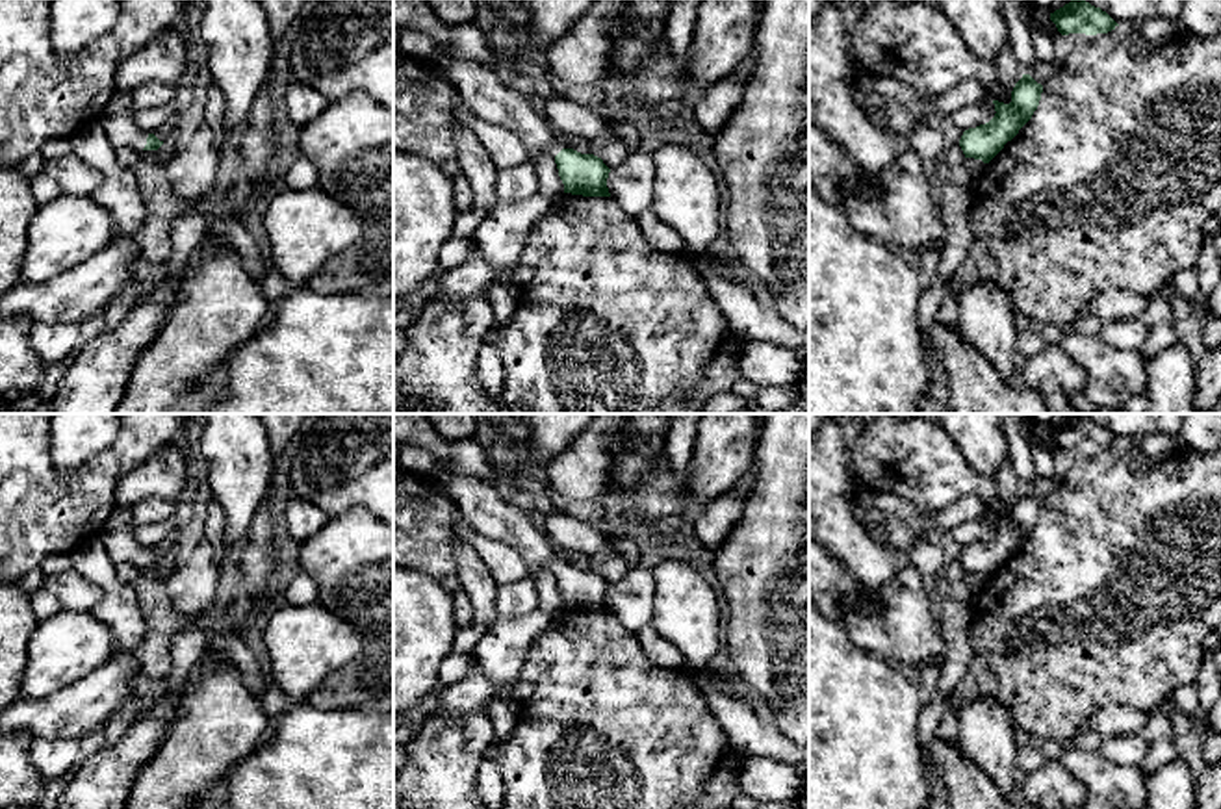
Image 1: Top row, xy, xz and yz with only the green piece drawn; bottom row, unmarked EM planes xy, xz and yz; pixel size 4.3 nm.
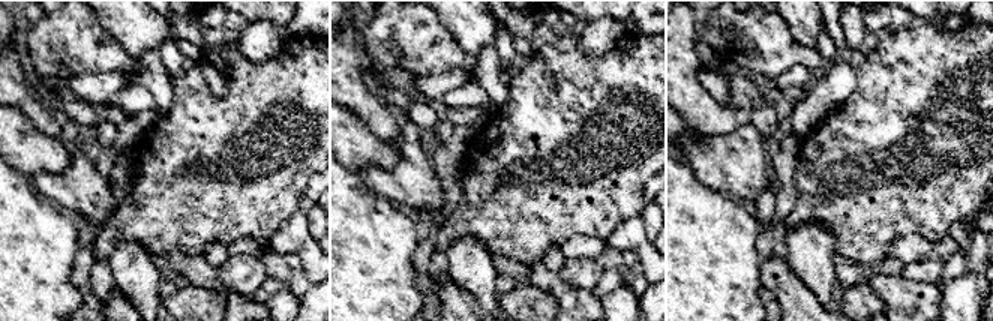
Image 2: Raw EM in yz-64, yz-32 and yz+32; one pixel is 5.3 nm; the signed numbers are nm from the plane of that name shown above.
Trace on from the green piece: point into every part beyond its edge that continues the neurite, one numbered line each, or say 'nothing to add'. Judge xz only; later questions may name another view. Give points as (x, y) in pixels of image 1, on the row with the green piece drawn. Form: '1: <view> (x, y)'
1: xz (481, 91)

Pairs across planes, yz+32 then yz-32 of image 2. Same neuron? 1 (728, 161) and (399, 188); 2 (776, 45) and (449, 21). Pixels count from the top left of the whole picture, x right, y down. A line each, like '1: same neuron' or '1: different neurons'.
1: same neuron
2: different neurons

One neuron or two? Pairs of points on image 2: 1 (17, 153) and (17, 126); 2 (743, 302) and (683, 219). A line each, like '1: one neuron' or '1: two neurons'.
1: one neuron
2: one neuron

